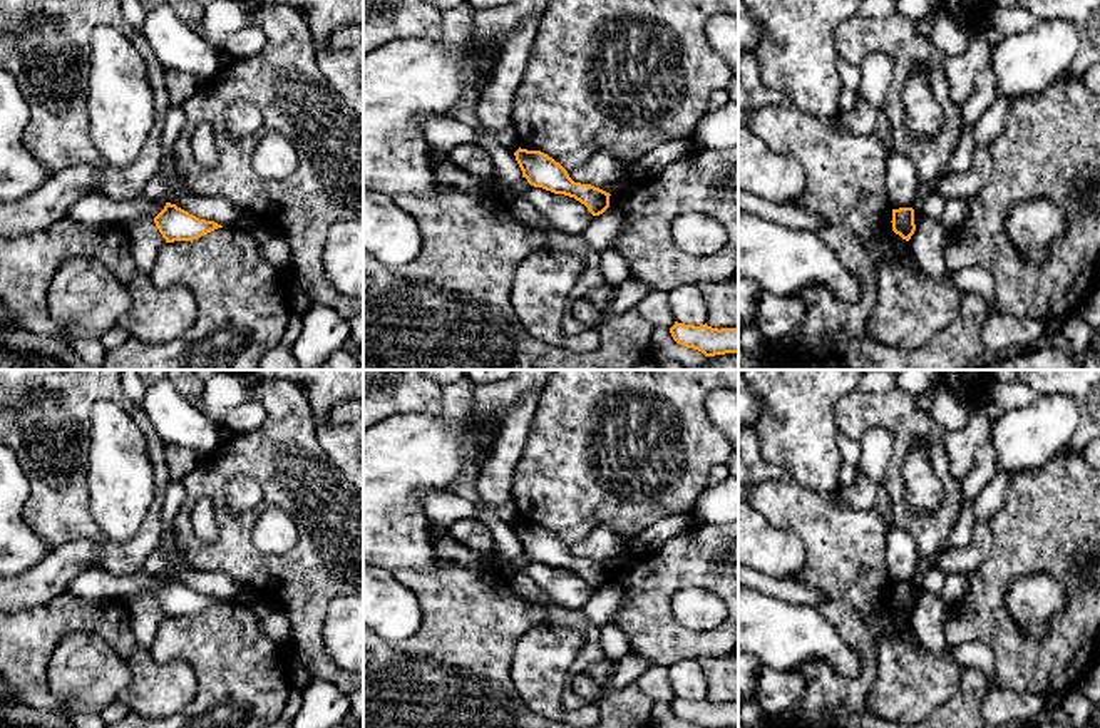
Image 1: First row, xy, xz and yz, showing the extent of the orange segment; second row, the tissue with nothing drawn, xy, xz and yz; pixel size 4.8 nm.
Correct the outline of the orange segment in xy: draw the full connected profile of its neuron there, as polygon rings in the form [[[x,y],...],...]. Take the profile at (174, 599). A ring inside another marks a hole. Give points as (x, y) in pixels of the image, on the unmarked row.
[[[166,577],[164,584],[154,592],[154,597],[166,618],[193,616],[223,602],[214,596],[199,594],[171,577]]]

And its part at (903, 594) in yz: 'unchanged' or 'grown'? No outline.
unchanged

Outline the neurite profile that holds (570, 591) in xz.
[[[427,522],[427,537],[434,551],[444,559],[450,559],[464,567],[497,571],[509,579],[519,572],[532,577],[551,594],[559,608],[573,611],[581,609],[593,594],[588,582],[574,572],[558,571],[534,561],[529,561],[522,567],[516,567],[512,559],[507,559],[496,551],[481,552],[464,546],[449,534],[445,525]]]

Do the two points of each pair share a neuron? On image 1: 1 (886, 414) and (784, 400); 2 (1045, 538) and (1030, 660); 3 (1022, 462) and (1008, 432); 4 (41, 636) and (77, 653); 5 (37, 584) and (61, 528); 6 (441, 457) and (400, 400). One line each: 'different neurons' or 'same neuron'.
1: different neurons
2: same neuron
3: same neuron
4: different neurons
5: different neurons
6: different neurons

